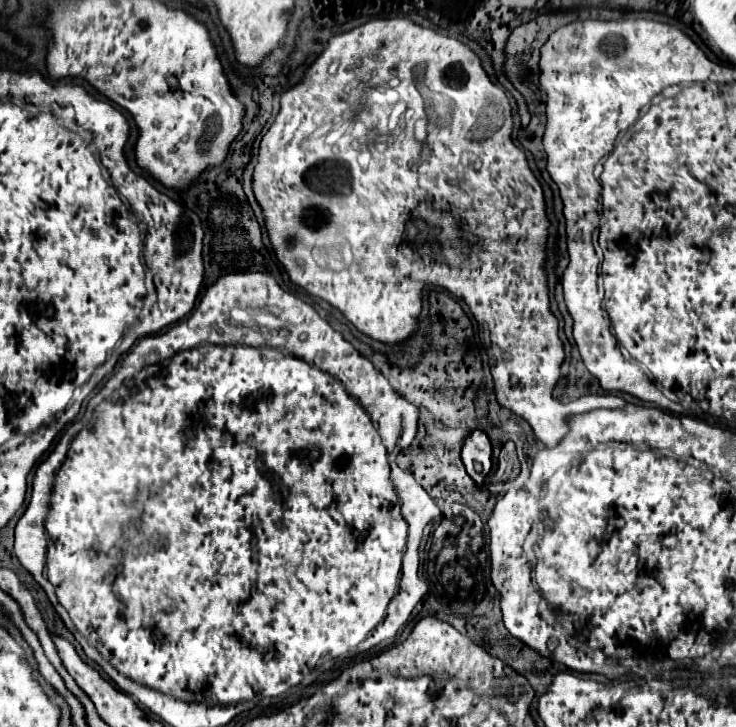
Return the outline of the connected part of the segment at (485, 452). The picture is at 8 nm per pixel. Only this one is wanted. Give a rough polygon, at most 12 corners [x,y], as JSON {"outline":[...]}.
{"outline":[[479,429],[463,441],[461,457],[471,479],[483,485],[491,471],[491,443]]}

